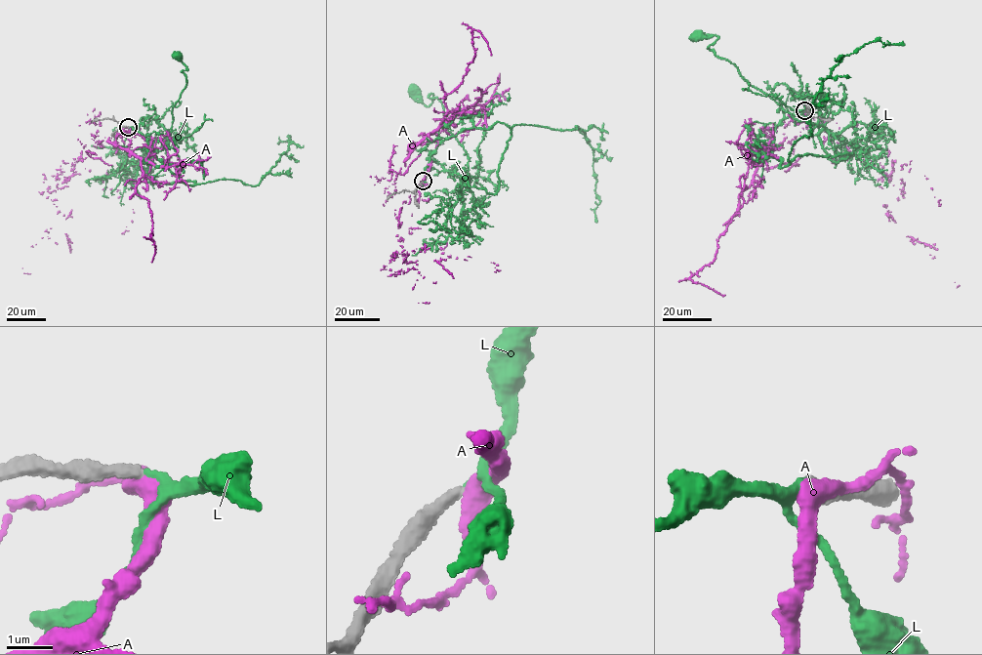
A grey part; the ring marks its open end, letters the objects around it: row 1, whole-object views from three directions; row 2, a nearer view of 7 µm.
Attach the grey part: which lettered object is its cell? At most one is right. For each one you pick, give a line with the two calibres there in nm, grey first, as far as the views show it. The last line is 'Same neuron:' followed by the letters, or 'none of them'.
L: Thickness 260 nm (grey) against 130 nm
Same neuron: L

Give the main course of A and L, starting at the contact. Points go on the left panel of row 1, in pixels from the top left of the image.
A: (128, 127), (144, 140), (124, 131), (111, 143), (98, 131), (56, 177), (60, 212), (31, 246), (30, 273)
L: (129, 127), (166, 168), (194, 184), (144, 181), (151, 153), (168, 144), (172, 109), (186, 83), (179, 54)

